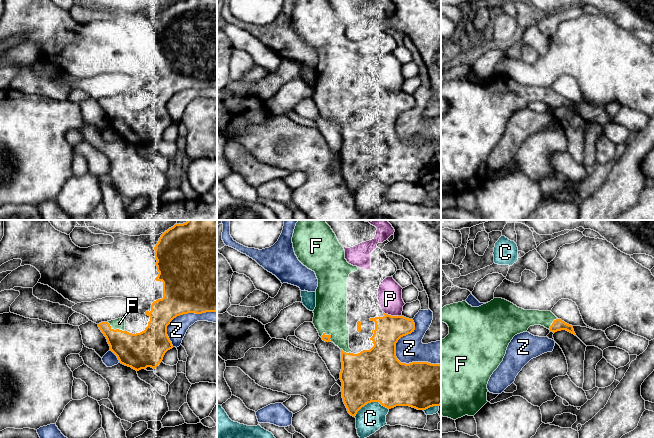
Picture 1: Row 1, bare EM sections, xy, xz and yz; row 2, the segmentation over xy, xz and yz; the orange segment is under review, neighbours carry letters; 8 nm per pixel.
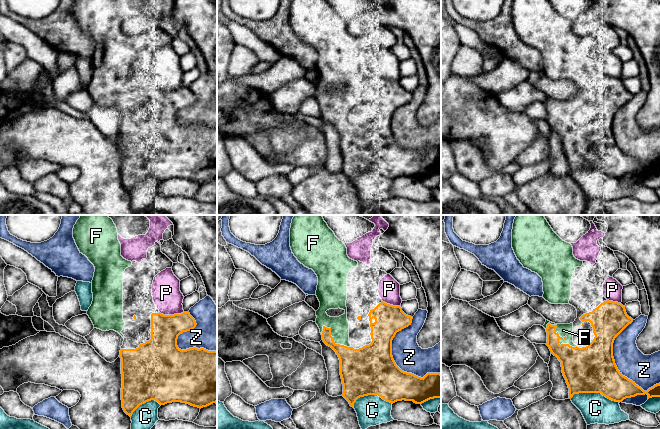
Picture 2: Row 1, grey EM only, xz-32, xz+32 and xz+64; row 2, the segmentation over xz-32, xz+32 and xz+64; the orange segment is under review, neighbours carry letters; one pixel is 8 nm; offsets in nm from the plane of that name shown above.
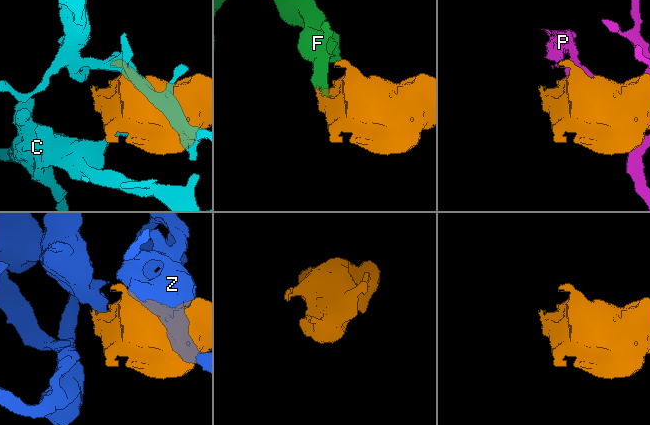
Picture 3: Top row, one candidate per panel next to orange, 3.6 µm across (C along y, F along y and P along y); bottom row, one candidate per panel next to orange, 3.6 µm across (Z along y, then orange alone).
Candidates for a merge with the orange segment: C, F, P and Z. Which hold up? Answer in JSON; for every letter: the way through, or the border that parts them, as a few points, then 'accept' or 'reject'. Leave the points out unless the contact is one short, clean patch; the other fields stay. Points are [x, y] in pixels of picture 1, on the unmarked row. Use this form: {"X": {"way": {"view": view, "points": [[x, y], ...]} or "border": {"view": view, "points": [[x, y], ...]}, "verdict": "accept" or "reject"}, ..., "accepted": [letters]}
{"C": {"verdict": "reject"}, "F": {"way": {"view": "xy", "points": [[138, 127], [116, 105], [119, 99]]}, "verdict": "accept"}, "P": {"verdict": "reject"}, "Z": {"verdict": "reject"}, "accepted": ["F"]}

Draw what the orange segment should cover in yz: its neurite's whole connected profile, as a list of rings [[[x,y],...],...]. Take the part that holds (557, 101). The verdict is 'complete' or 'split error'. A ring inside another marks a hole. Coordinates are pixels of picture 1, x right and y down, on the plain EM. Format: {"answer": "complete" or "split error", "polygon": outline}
{"answer": "split error", "polygon": [[[494,74],[479,83],[472,83],[466,77],[446,81],[441,85],[441,97],[449,103],[449,110],[441,116],[441,192],[453,196],[465,191],[474,192],[488,178],[488,157],[503,137],[515,111],[527,108],[530,102],[541,101],[553,109],[566,106],[576,112],[573,102],[558,95],[551,87],[524,86],[502,74]]]}

